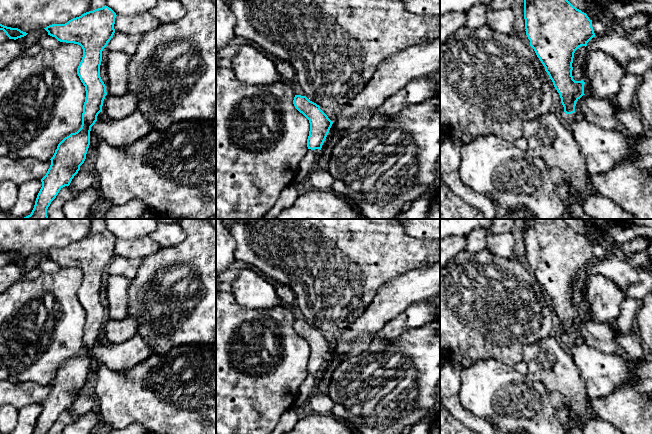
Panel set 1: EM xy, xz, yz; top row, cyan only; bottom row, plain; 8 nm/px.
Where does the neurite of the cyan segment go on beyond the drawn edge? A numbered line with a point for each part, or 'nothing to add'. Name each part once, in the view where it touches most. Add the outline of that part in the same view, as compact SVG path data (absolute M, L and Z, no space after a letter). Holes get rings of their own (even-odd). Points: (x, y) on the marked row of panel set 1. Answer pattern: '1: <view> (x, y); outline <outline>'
nothing to add

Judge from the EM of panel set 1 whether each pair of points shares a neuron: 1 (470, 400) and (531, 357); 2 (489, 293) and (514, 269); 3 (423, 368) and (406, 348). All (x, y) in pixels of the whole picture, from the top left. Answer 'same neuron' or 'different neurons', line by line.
1: different neurons
2: same neuron
3: same neuron

